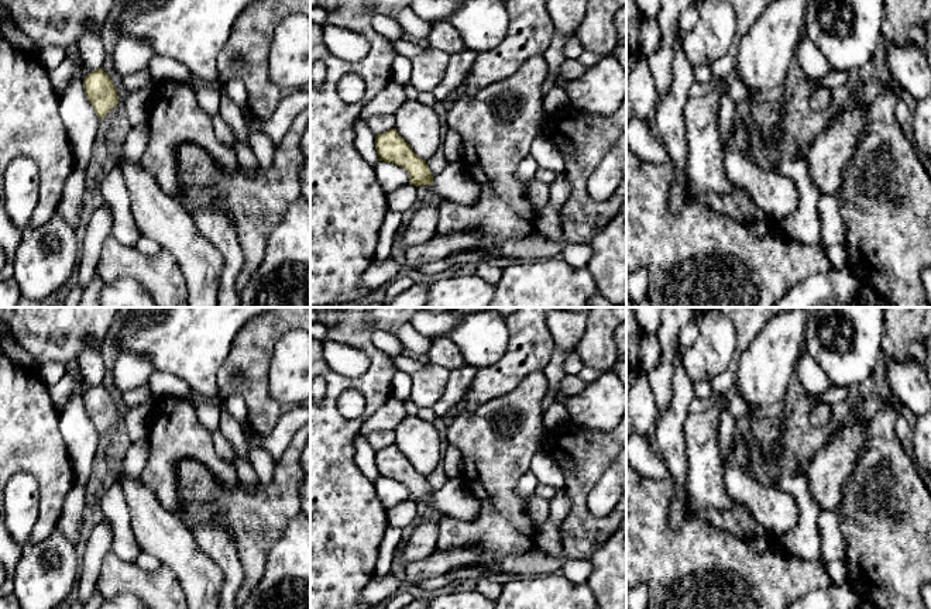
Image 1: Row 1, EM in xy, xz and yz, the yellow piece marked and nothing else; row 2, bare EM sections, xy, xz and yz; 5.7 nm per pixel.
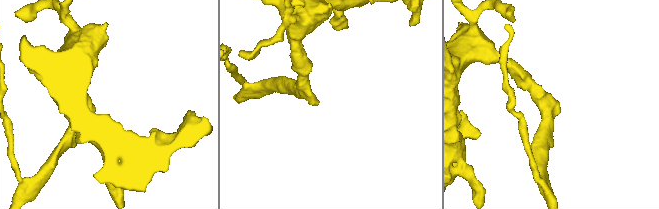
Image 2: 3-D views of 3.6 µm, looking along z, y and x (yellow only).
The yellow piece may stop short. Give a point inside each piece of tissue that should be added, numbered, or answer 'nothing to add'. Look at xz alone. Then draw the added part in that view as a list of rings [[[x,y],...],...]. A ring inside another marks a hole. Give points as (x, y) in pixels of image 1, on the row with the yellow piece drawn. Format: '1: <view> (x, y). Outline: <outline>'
1: xz (454, 183). Outline: [[[461,161],[449,162],[443,172],[433,176],[432,187],[443,200],[473,206],[480,199],[480,187]]]

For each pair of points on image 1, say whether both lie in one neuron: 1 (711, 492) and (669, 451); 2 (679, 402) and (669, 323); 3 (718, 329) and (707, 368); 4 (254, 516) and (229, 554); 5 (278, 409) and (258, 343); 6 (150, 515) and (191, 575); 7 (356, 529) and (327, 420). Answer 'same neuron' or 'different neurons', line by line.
1: different neurons
2: different neurons
3: same neuron
4: different neurons
5: same neuron
6: same neuron
7: same neuron

